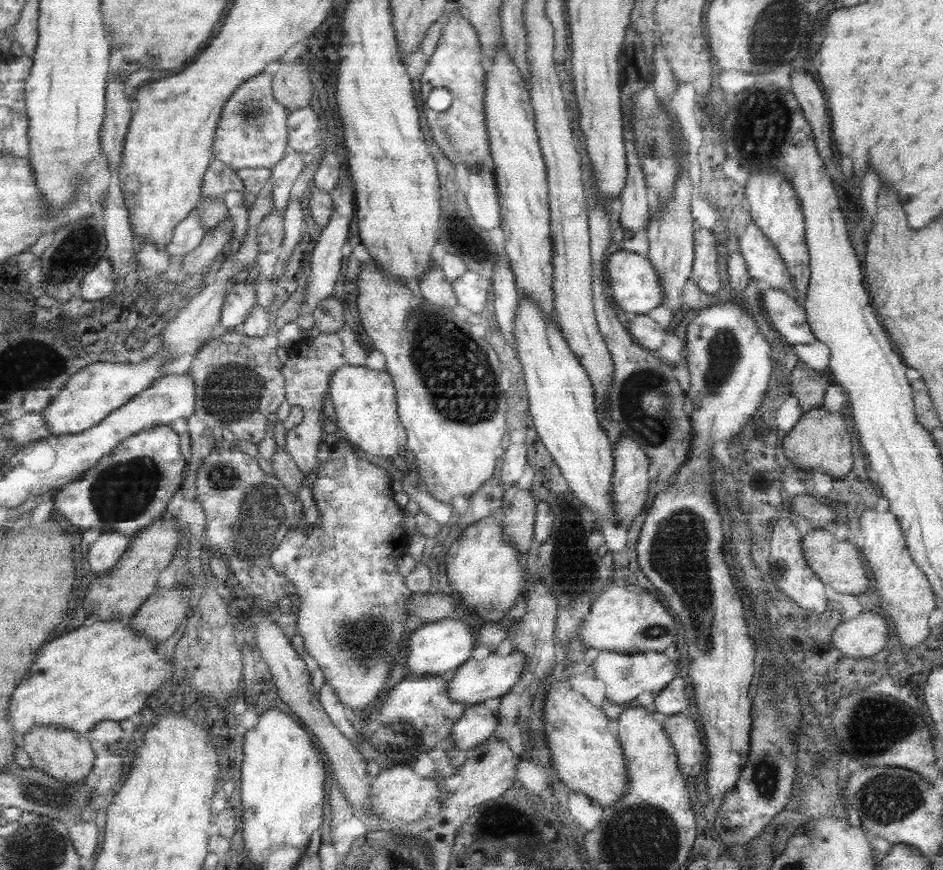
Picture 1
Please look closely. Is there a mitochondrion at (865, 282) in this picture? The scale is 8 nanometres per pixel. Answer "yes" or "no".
no

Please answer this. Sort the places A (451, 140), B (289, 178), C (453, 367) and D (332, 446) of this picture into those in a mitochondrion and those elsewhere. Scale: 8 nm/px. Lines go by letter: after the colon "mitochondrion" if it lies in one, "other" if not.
A: mitochondrion
B: other
C: mitochondrion
D: other

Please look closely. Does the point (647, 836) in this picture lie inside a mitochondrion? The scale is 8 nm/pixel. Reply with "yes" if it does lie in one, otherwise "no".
yes

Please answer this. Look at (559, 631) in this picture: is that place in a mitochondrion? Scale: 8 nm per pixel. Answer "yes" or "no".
no

